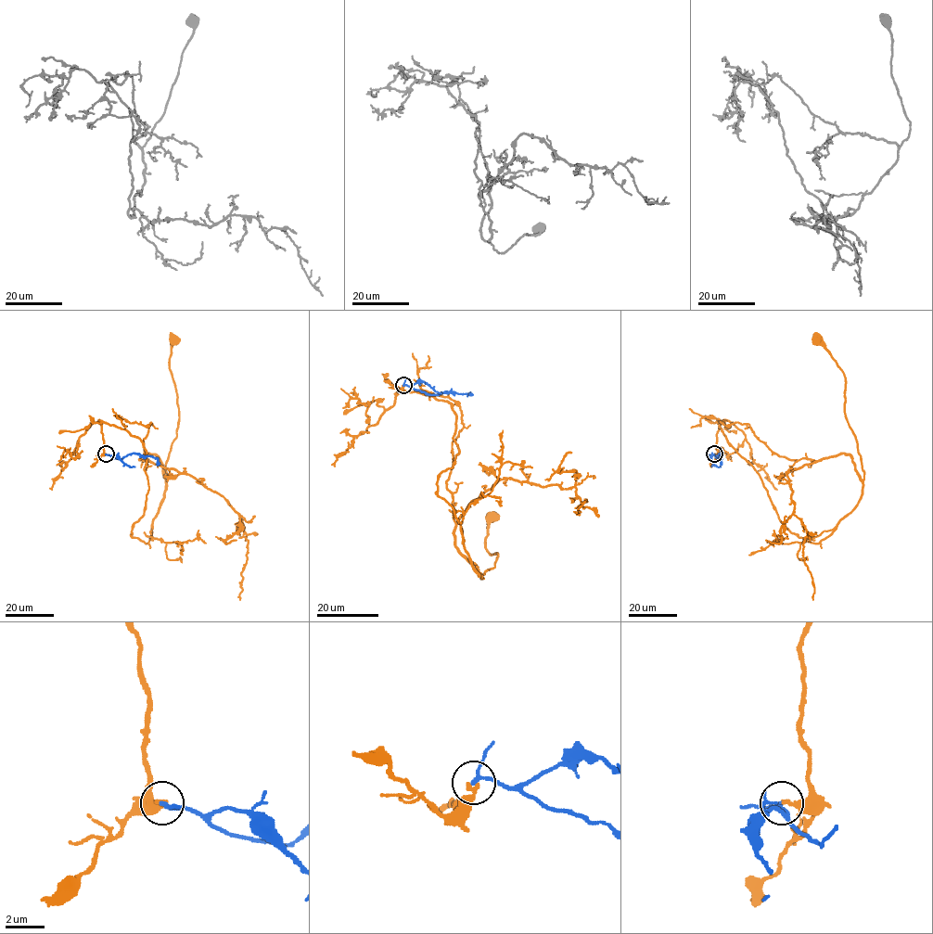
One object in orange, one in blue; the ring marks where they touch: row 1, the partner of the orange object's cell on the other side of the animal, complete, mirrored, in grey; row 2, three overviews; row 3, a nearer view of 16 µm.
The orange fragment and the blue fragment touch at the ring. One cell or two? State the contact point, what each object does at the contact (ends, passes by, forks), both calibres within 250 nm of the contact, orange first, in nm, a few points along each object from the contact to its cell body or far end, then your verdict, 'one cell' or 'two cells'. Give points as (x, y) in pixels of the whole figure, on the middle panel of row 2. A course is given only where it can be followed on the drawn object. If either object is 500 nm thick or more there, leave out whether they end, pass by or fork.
(403, 385) | orange ends | blue passes by | 240/160 nm | orange via (402, 386), (446, 400), (456, 416), (458, 453), (437, 494), (482, 579), (498, 555), (486, 548), (491, 516) | blue via (402, 386), (432, 395), (453, 391), (469, 394) | one cell

